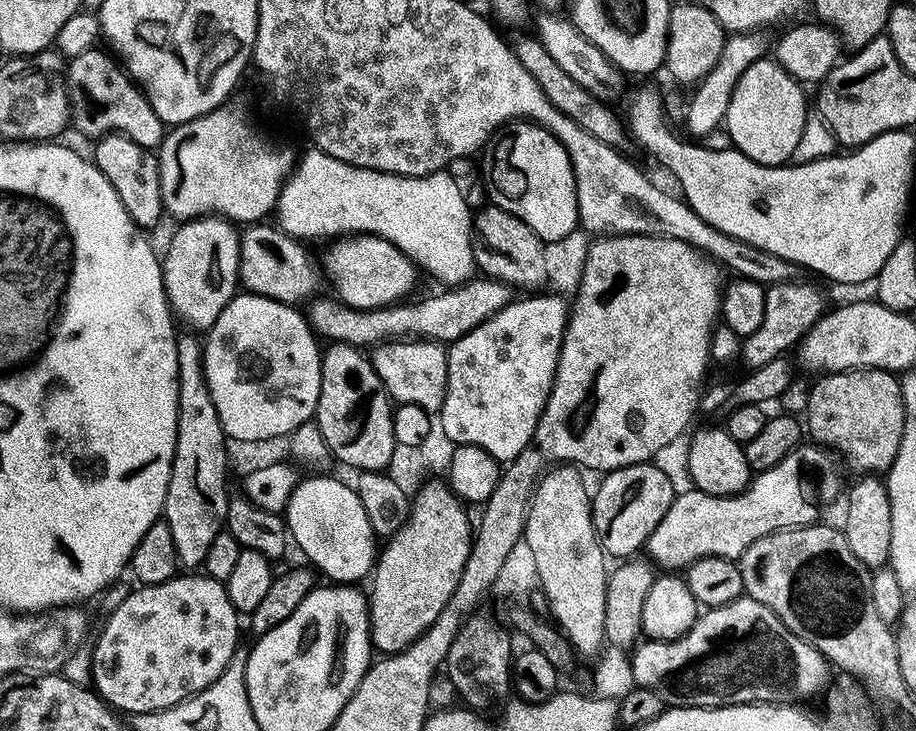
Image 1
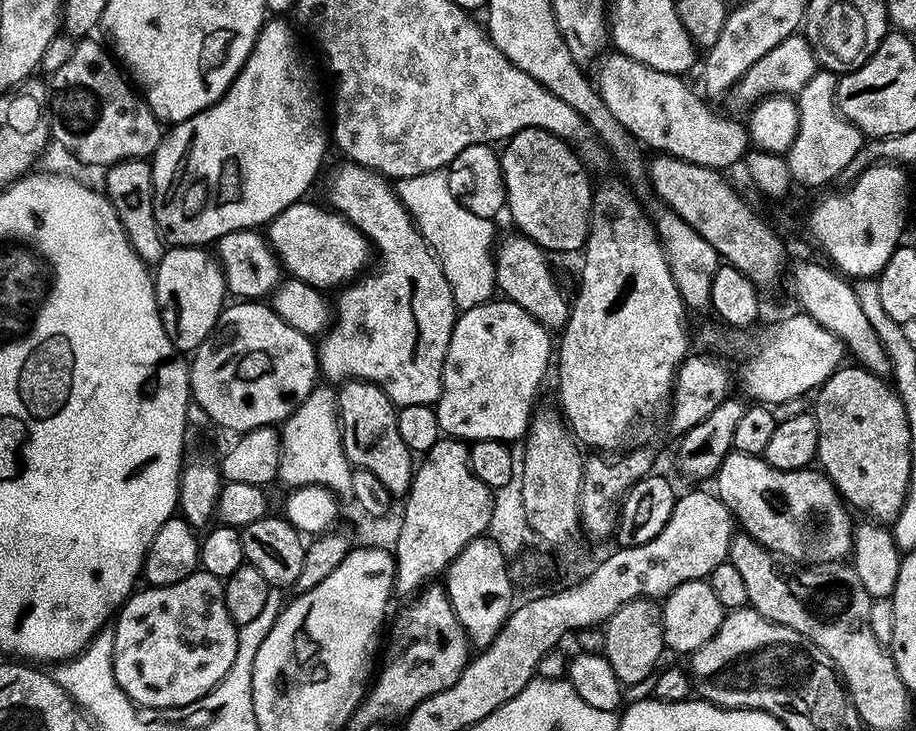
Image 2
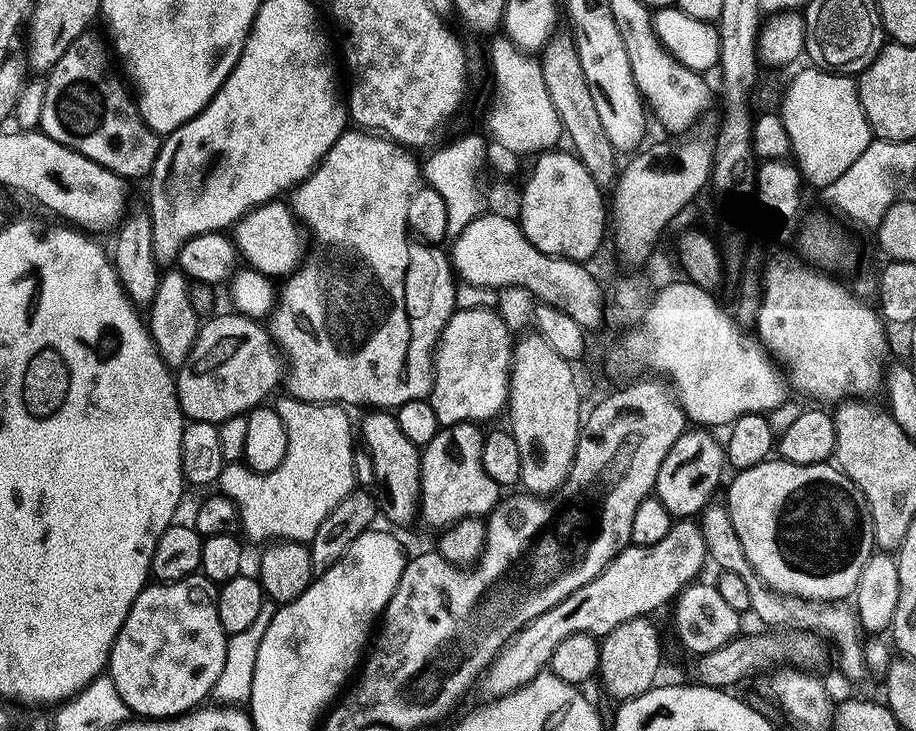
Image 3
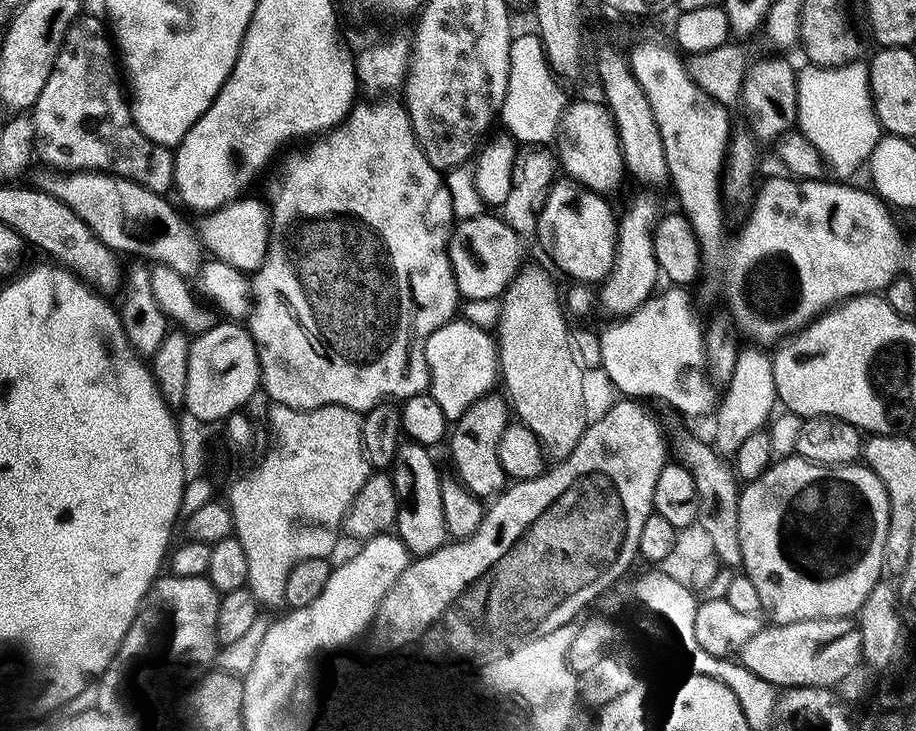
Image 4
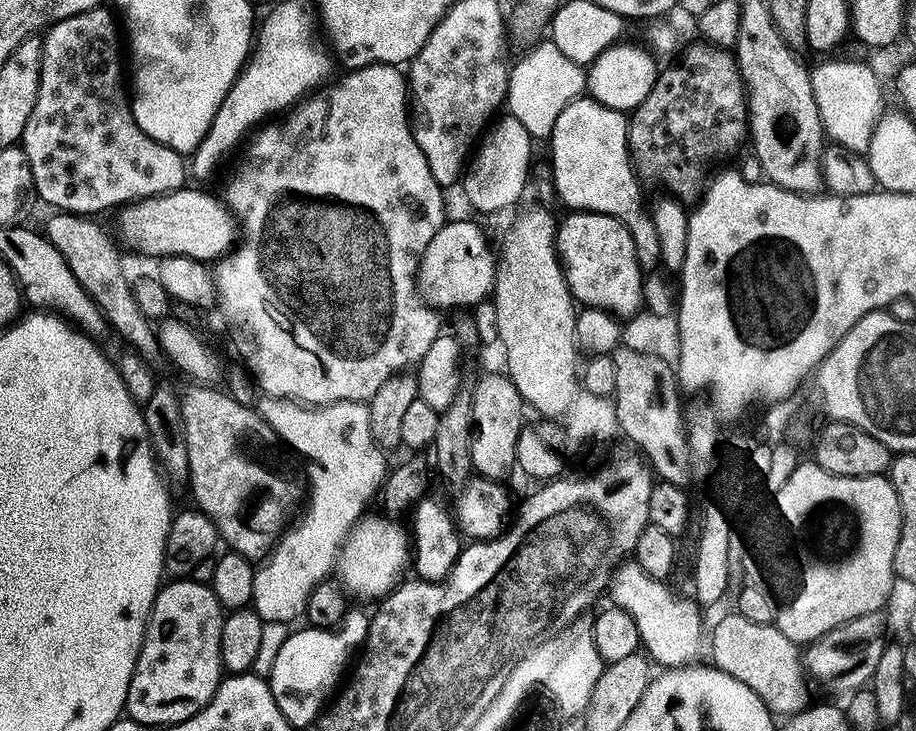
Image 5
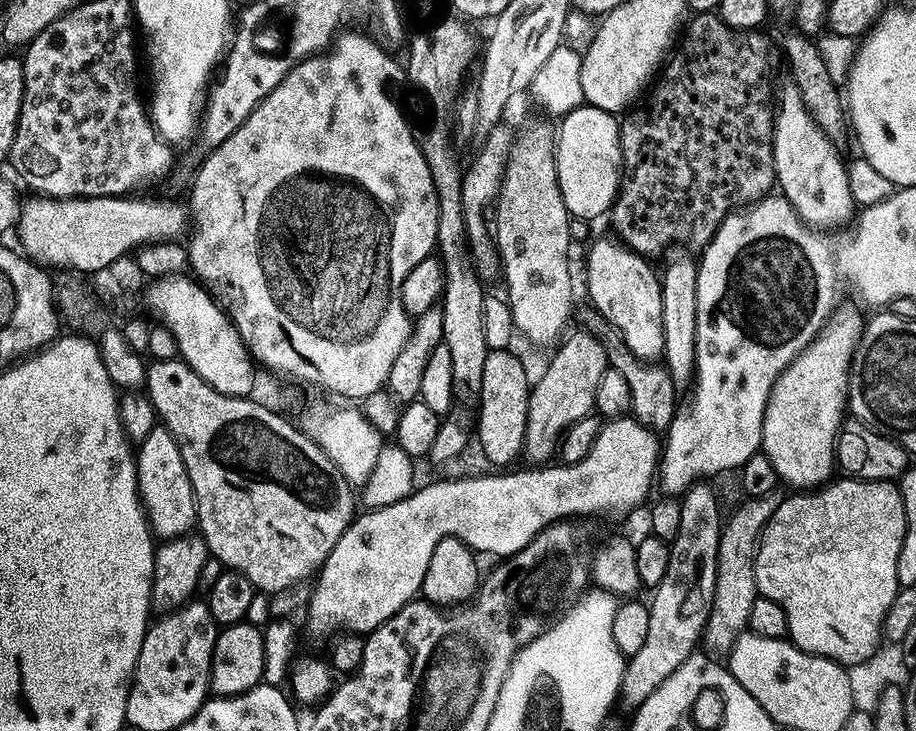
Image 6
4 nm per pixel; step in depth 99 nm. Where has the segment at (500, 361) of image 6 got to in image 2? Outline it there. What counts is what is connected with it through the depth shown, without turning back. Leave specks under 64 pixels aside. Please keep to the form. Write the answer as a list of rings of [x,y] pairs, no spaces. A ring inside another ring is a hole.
[[[441,438],[428,452],[423,453],[424,460],[415,465],[412,473],[412,488],[403,497],[402,530],[394,549],[396,558],[396,579],[394,588],[404,598],[411,597],[421,591],[436,575],[447,573],[450,562],[458,558],[458,554],[474,537],[485,535],[491,522],[495,498],[493,489],[488,488],[475,474],[470,466],[469,445],[455,438]]]

